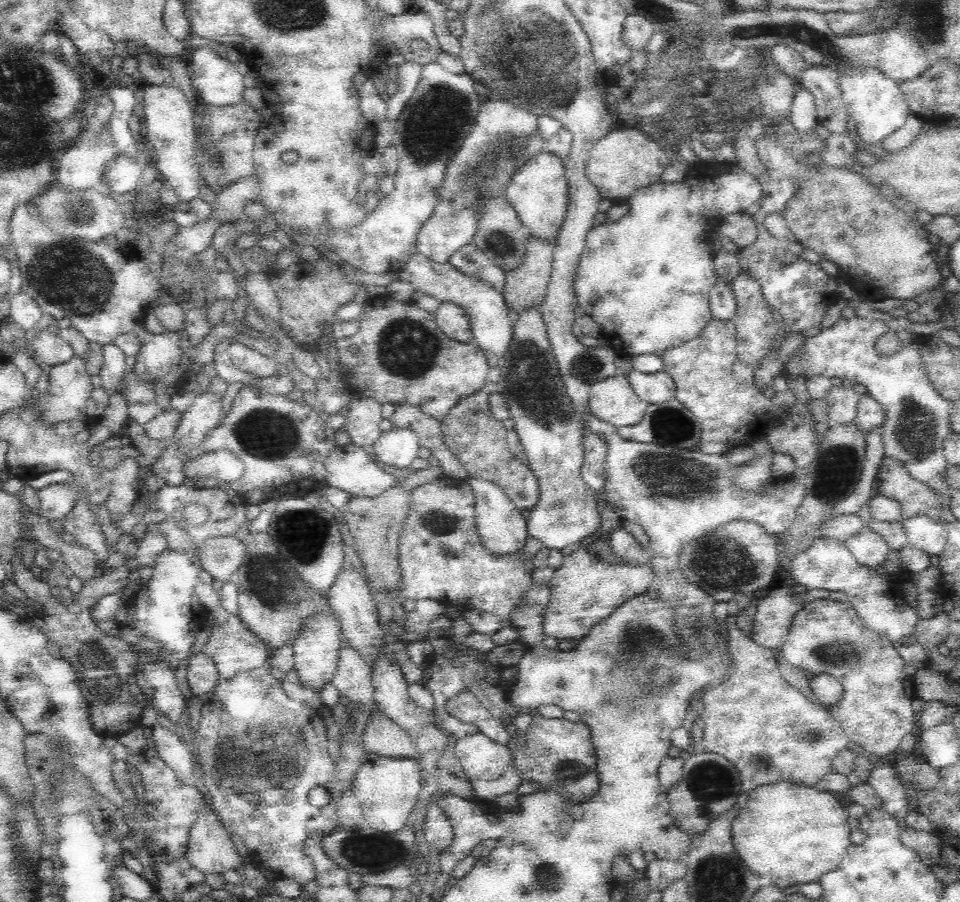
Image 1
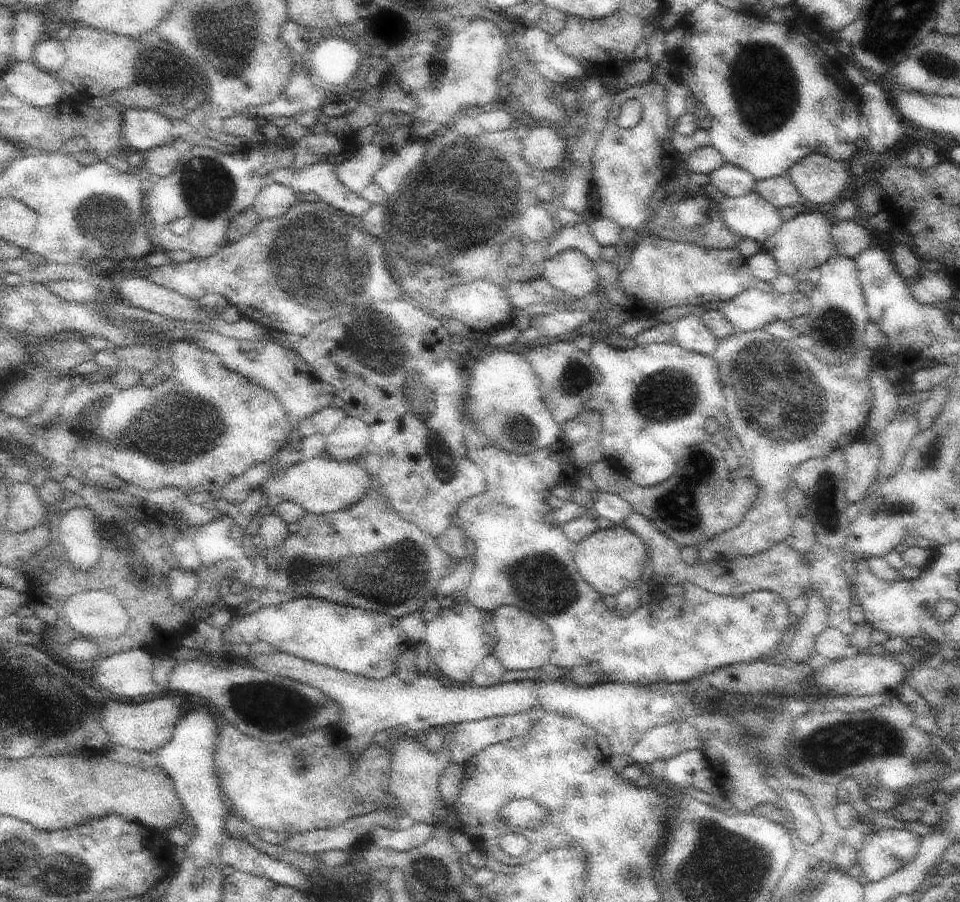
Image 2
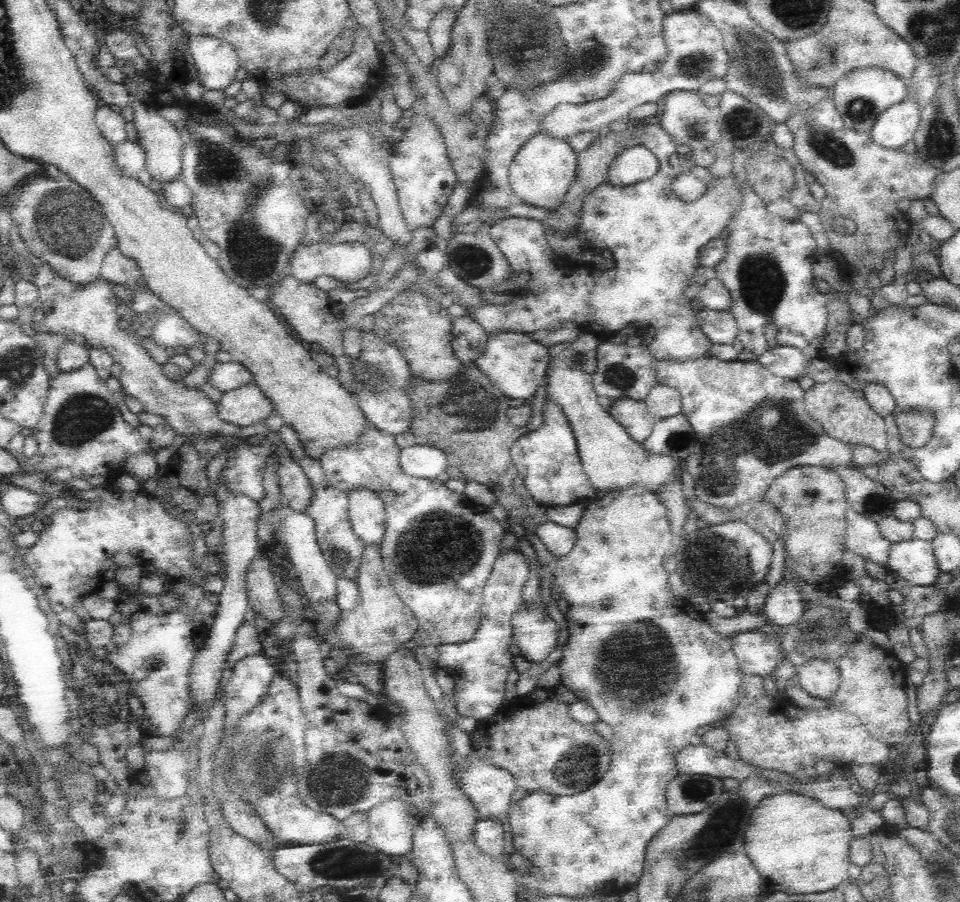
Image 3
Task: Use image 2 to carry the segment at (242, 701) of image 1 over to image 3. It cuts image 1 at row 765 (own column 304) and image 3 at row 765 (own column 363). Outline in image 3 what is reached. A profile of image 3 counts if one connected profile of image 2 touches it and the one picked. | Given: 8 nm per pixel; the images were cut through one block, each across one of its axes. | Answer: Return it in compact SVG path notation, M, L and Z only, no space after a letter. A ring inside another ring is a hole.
M276 674L272 678L268 696L264 696L264 700L252 708L252 712L242 720L236 736L232 736L234 740L230 740L230 766L232 772L228 774L228 784L232 788L232 792L236 792L244 802L252 804L254 812L264 820L264 824L272 830L274 838L278 842L286 842L286 844L294 844L294 846L310 846L310 844L324 844L324 842L332 842L336 838L340 838L340 834L344 832L344 824L330 814L320 814L312 808L308 808L308 804L304 804L304 800L300 800L298 794L298 778L300 778L300 770L302 766L308 762L308 754L306 754L306 720L304 720L304 712L300 708L300 690L296 686L296 682Z

